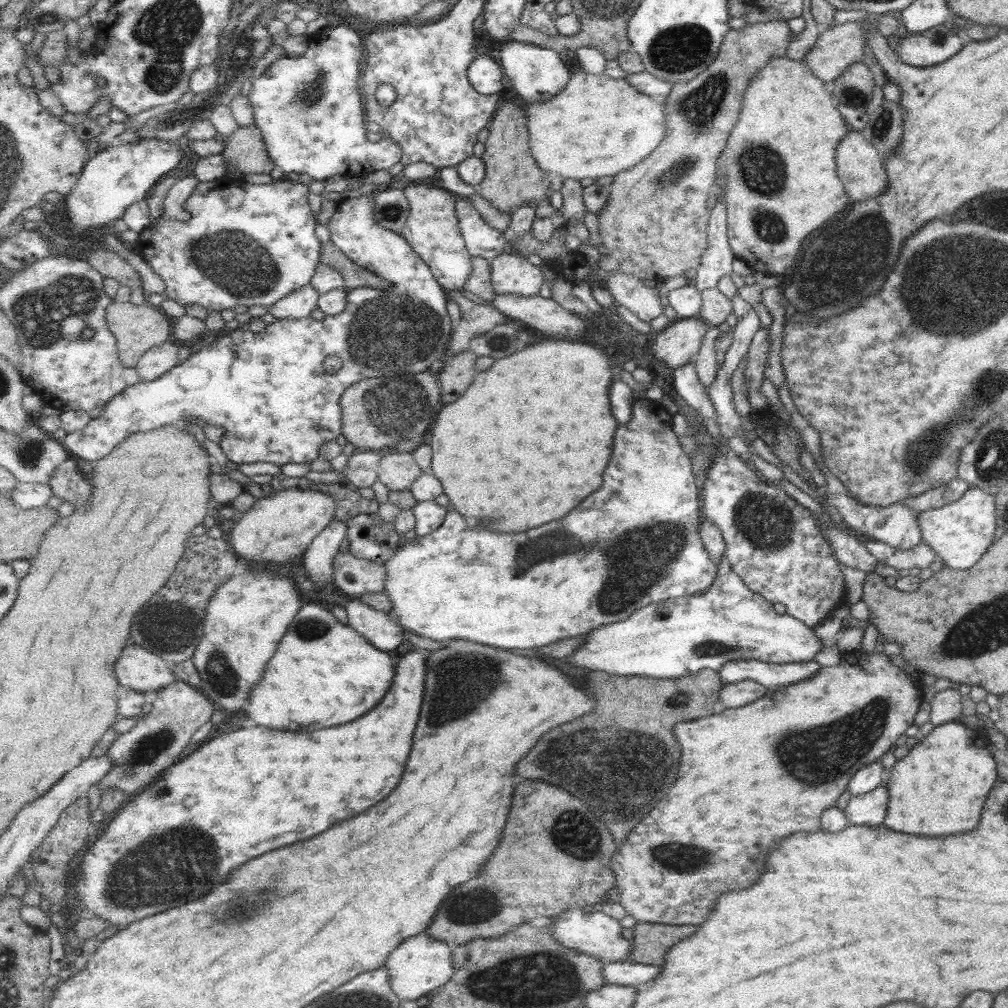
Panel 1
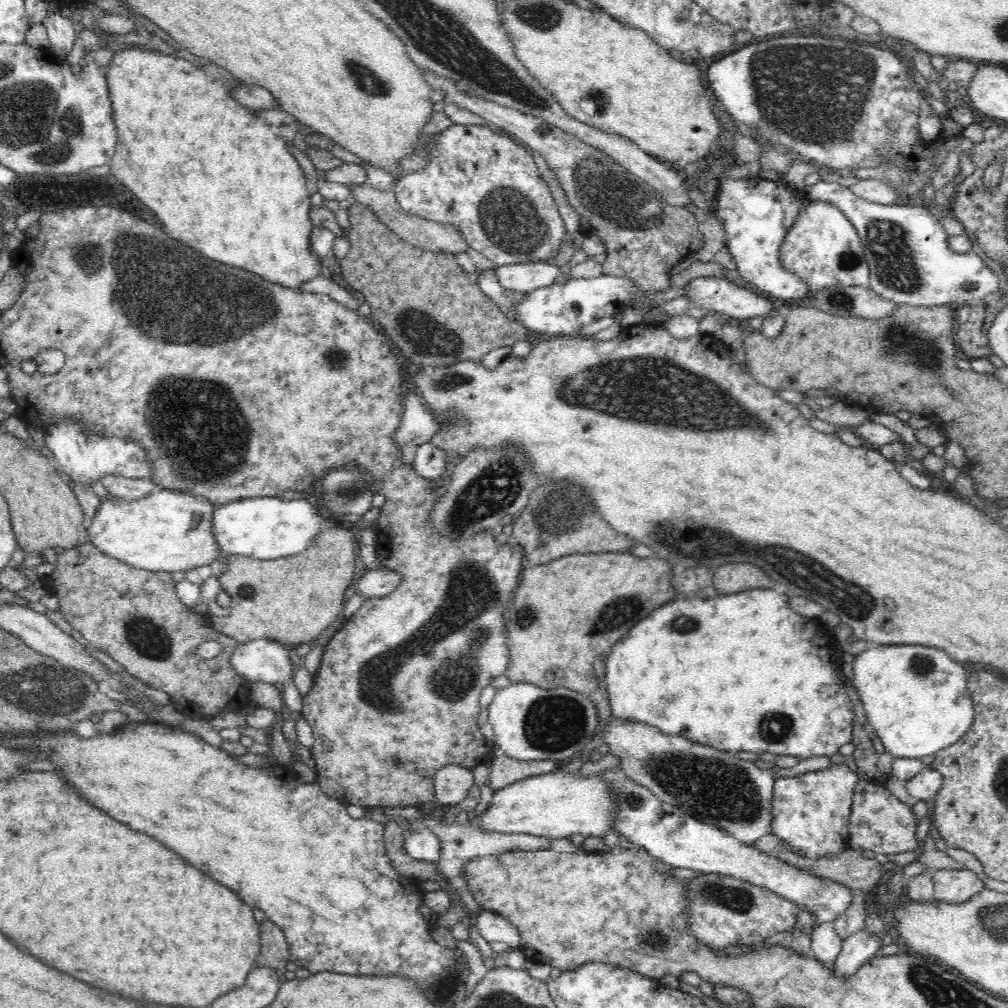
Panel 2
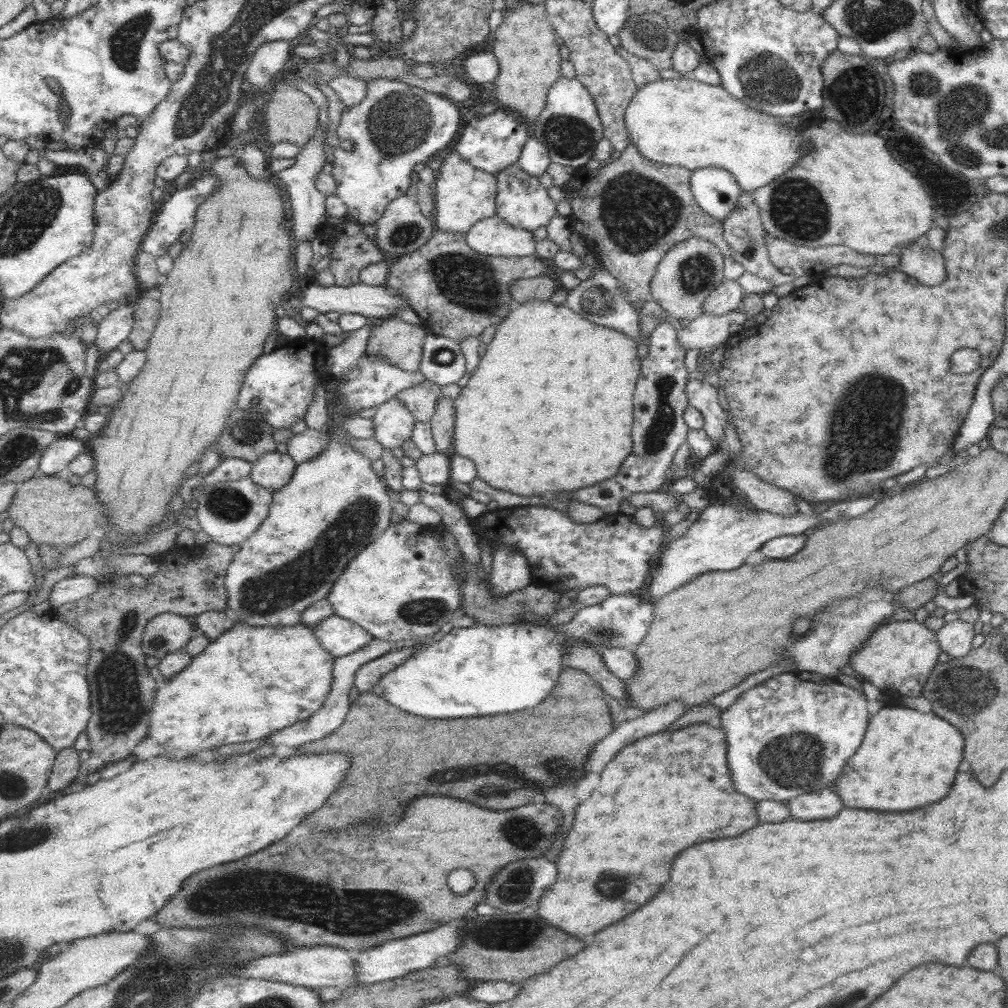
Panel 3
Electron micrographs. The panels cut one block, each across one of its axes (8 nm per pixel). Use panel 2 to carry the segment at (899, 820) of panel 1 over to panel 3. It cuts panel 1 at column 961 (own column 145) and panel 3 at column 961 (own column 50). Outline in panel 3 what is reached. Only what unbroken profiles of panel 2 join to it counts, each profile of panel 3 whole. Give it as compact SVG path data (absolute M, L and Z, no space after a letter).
M883 706L875 714L870 715L863 742L857 748L855 756L847 760L847 768L843 768L837 780L837 794L847 808L865 808L865 810L883 810L883 812L901 812L919 808L925 804L933 804L941 800L949 786L953 784L957 764L961 762L963 738L957 728L937 718L935 714L923 714L912 708Z

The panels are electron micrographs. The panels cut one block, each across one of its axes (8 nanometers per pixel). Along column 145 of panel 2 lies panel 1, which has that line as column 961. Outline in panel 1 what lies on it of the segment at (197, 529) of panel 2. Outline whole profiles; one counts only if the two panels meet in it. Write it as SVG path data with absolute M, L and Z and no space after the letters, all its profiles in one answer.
M970 487L961 494L959 500L918 513L917 525L921 531L921 541L925 541L931 547L933 553L941 558L943 565L955 570L971 568L993 542L993 534L995 534L996 528L994 495L983 491L983 489Z

